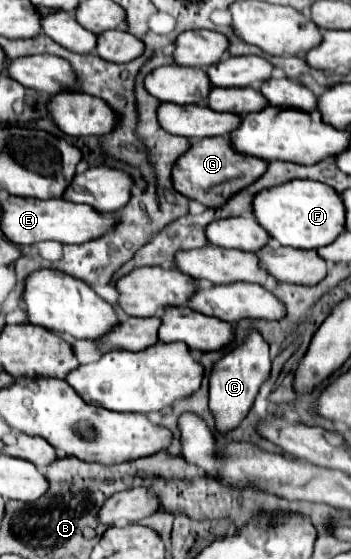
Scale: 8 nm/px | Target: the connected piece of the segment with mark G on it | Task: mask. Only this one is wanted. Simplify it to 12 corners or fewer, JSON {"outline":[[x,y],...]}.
{"outline":[[203,138],[177,160],[173,186],[207,208],[259,180],[269,162]]}

